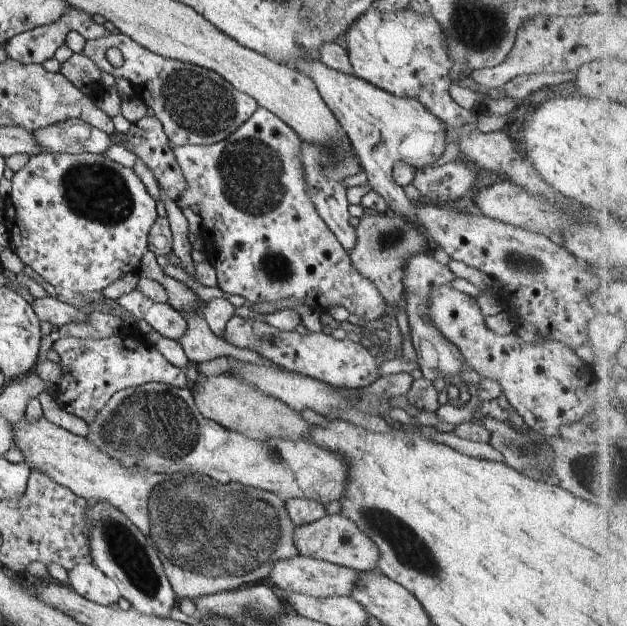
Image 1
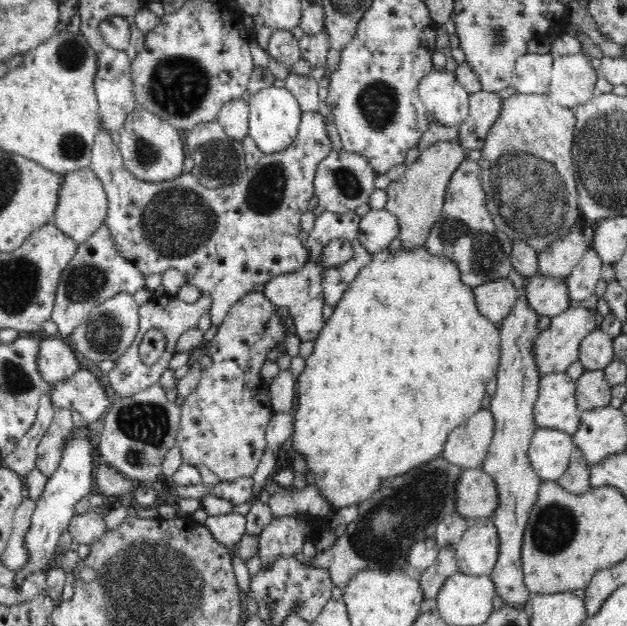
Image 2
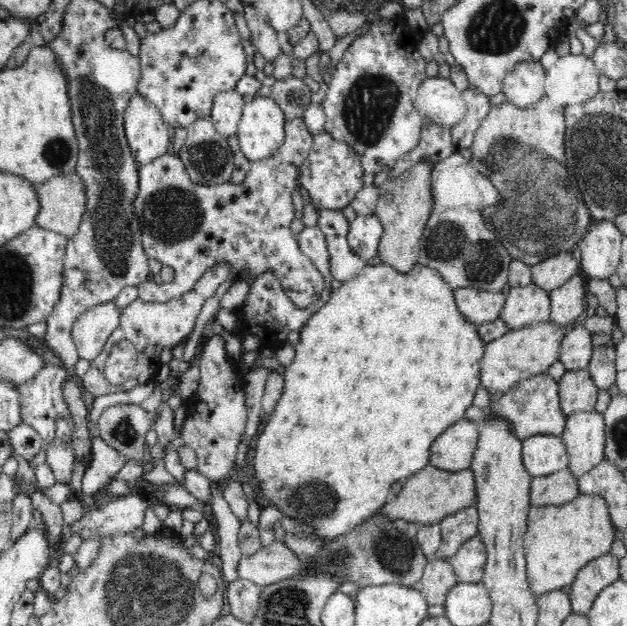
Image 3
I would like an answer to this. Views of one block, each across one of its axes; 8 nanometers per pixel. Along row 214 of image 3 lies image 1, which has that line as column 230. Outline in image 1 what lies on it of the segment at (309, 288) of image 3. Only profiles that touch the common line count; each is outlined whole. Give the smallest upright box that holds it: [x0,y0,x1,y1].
[172,106,385,322]

